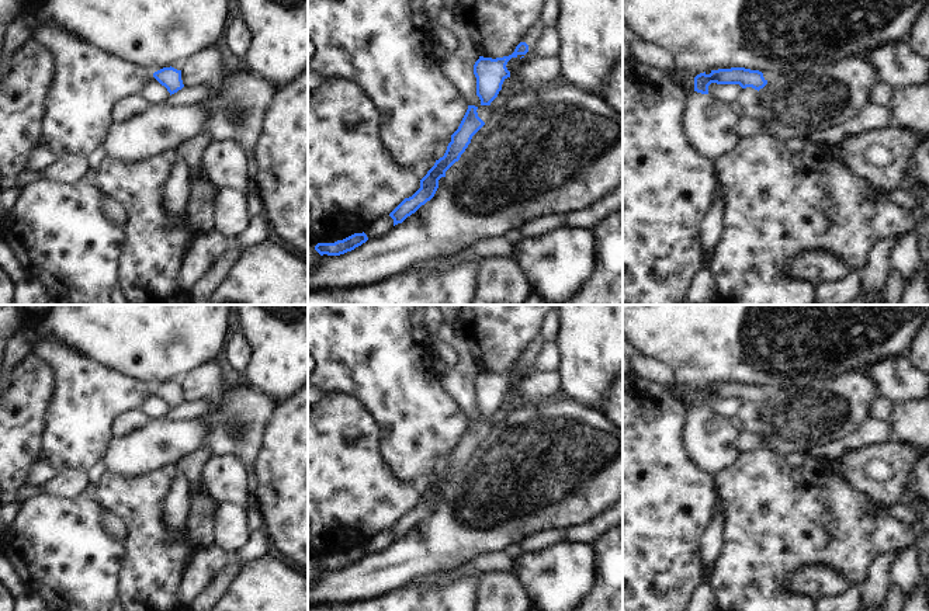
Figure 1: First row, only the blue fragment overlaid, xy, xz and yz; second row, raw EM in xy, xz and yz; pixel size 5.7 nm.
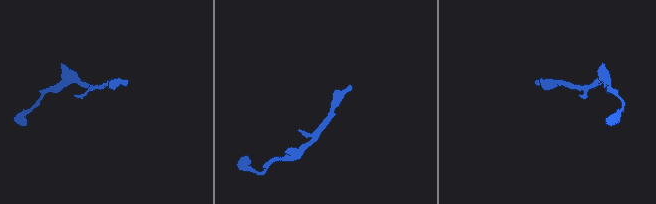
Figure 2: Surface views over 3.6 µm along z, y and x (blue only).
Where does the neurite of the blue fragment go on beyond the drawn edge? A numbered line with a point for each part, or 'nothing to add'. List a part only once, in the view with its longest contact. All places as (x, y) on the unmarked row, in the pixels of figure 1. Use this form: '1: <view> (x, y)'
1: xz (534, 347)

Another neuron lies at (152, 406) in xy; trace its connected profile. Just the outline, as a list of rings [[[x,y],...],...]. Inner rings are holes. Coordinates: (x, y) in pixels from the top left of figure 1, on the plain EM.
[[[150,392],[139,406],[142,413],[149,419],[160,419],[170,412],[170,407],[155,392]]]

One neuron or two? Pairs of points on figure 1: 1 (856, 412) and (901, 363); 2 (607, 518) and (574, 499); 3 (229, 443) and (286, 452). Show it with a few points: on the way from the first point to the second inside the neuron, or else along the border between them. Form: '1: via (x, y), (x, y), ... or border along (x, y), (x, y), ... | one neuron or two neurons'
1: border along (865, 372), (877, 385), (880, 395) | two neurons
2: border along (607, 509), (582, 523), (568, 526) | two neurons
3: border along (270, 417), (263, 433), (260, 450), (255, 457) | two neurons

